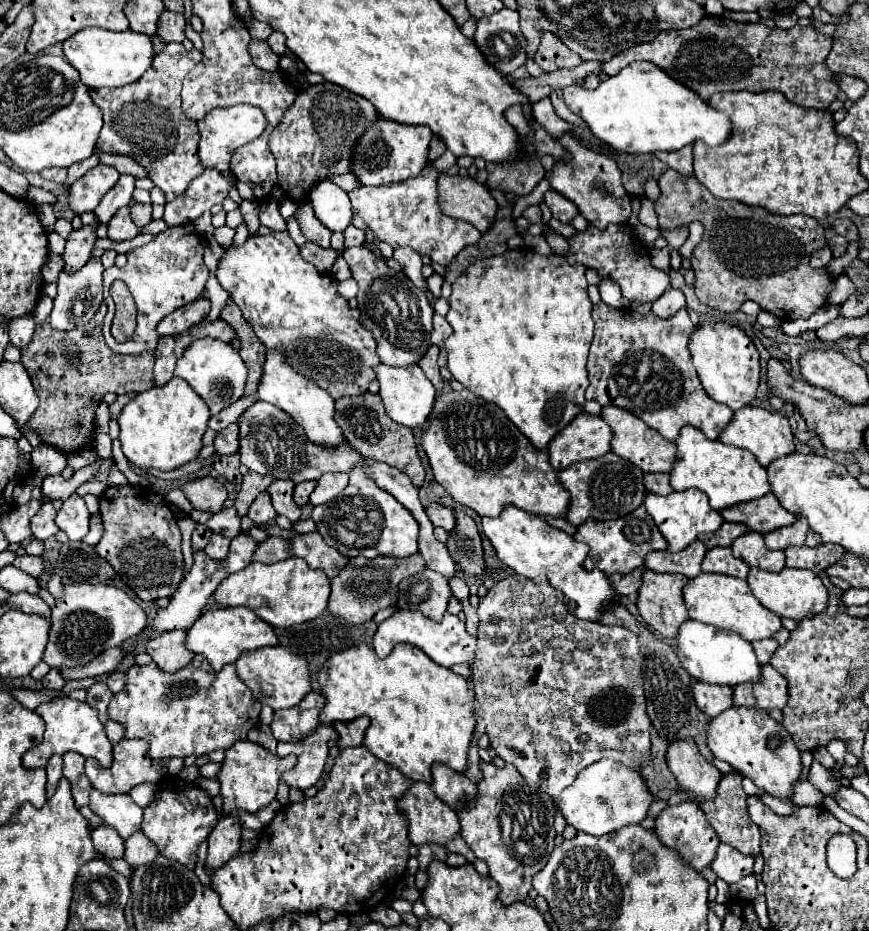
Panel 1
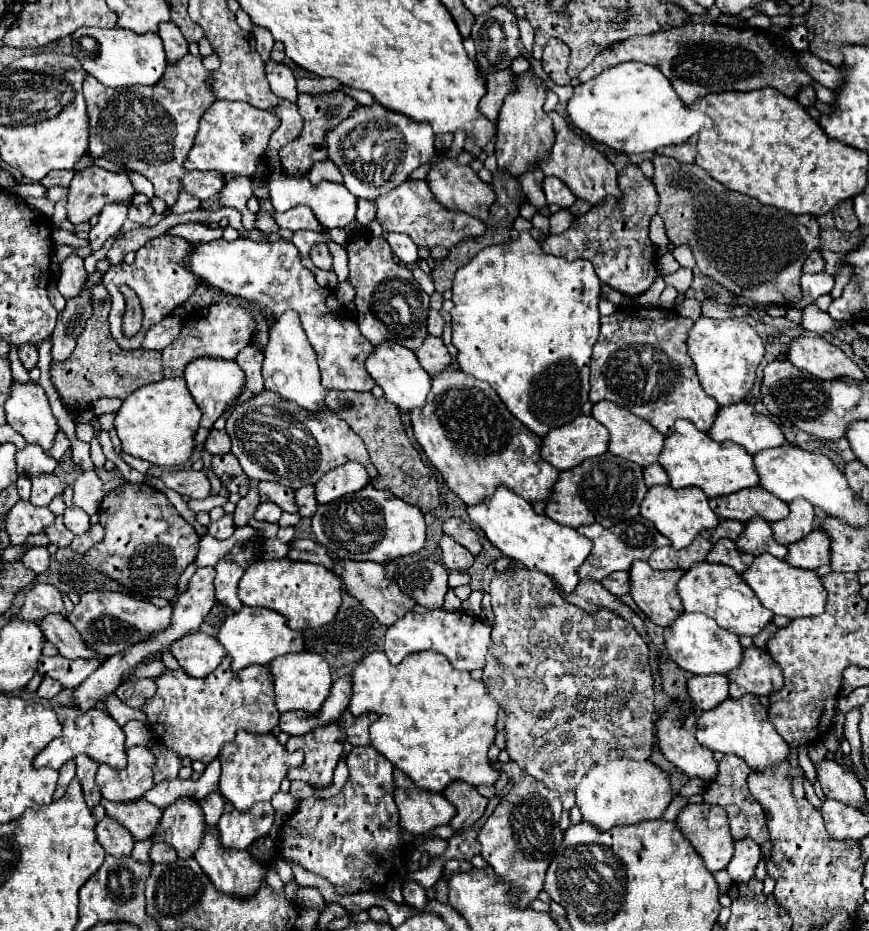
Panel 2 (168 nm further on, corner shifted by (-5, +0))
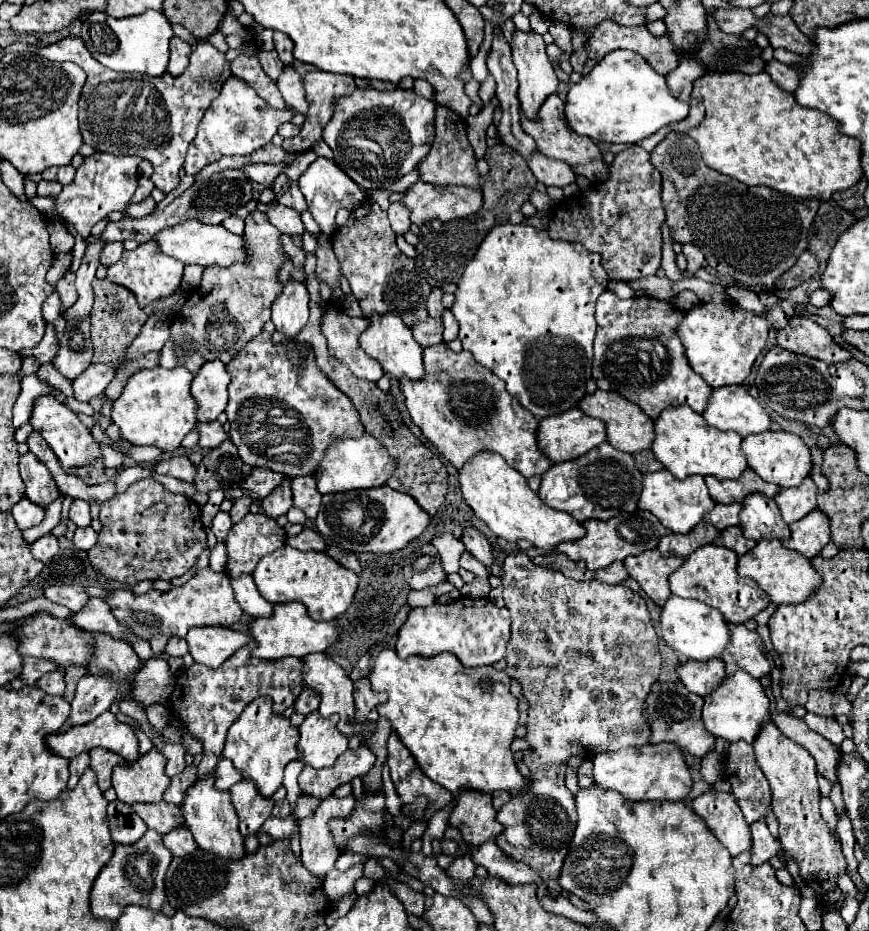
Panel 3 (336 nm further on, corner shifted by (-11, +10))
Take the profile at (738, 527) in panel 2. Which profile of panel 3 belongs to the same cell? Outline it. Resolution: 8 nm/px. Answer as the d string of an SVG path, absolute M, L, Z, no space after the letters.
M733 503L733 505L715 505L713 511L707 515L709 523L713 523L719 531L731 527L731 525L739 525L739 511L741 511L741 503Z

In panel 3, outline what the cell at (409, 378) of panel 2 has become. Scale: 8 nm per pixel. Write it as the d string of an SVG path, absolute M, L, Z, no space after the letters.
M381 313L369 317L369 329L361 333L359 345L367 355L375 357L381 363L387 375L395 379L401 379L401 375L407 375L409 379L423 379L423 347L417 345L411 335L411 329L395 313Z

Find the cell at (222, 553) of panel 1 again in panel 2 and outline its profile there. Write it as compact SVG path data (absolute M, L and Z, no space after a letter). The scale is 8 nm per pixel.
M219 559L215 565L217 577L215 577L215 597L219 603L227 605L233 611L239 611L243 603L237 597L237 583L243 577L243 567L237 563L231 563L229 559Z

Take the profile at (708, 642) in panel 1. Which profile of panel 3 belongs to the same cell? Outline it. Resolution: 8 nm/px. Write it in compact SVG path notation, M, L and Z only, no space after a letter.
M671 595L667 603L661 607L659 623L661 623L661 637L665 639L665 643L671 649L685 655L687 659L695 659L695 661L707 661L713 657L721 657L731 637L727 623L717 609L701 601L695 601L695 599L681 599L677 595Z

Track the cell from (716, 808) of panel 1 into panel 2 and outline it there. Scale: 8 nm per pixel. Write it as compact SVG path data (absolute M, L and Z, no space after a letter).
M727 755L719 761L719 775L717 779L711 783L715 793L719 795L717 799L717 805L723 807L727 811L727 817L729 817L729 827L731 827L731 835L735 841L741 841L741 839L753 839L755 843L763 843L769 839L769 833L767 833L767 823L765 823L765 815L763 815L763 809L761 805L749 795L749 789L747 789L747 777L749 777L751 769L747 767L747 763L735 755Z

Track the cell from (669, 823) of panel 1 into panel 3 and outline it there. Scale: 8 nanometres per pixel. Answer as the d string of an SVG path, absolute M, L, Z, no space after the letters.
M707 791L691 801L693 811L705 819L715 837L729 849L731 857L751 849L749 825L731 793Z

